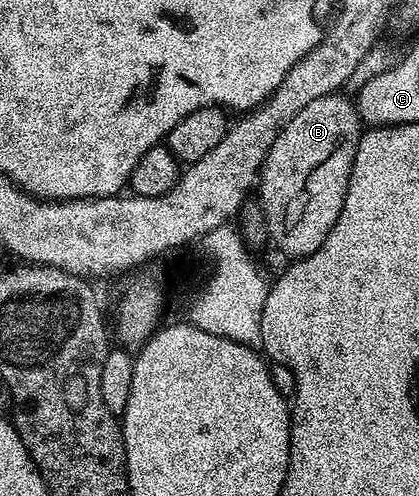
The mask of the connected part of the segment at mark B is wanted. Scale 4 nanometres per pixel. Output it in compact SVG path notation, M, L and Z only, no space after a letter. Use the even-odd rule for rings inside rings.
M336 93L313 100L306 108L295 112L295 116L283 127L279 136L275 136L275 144L271 144L261 166L259 205L265 217L269 242L277 245L286 254L286 259L296 260L315 253L330 234L339 212L342 211L350 170L362 133L363 124L356 105L346 95Z

